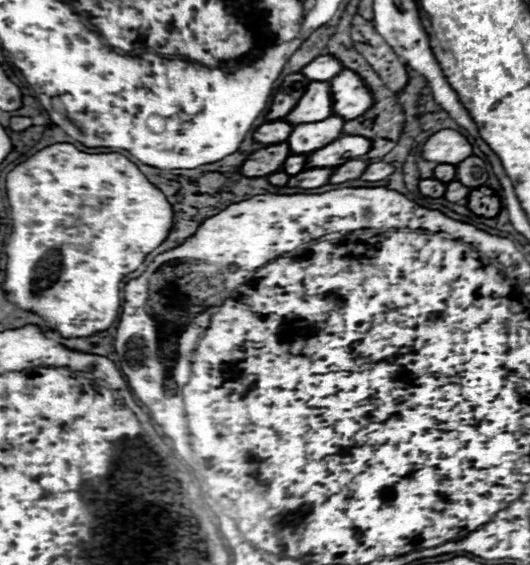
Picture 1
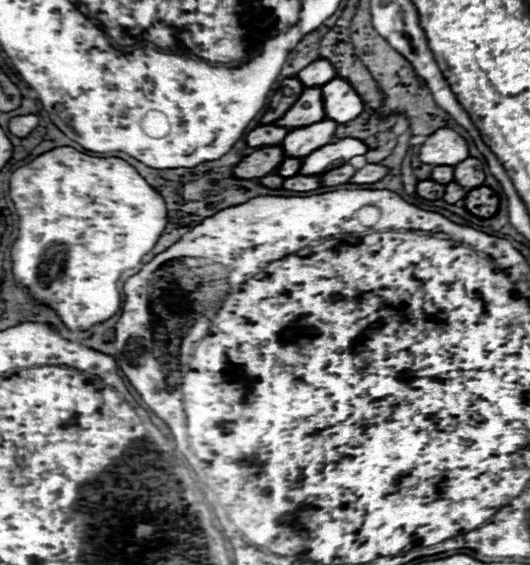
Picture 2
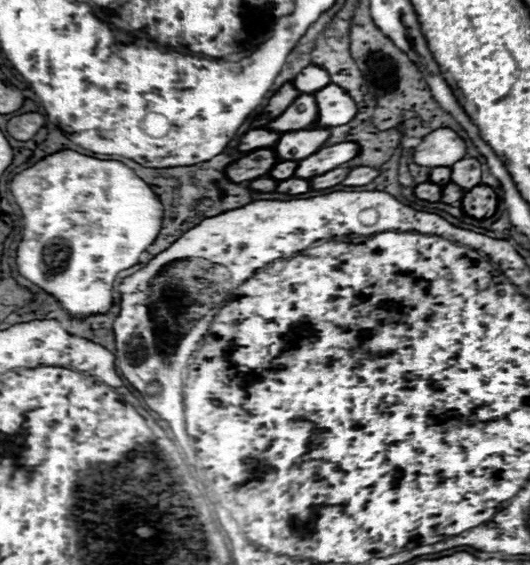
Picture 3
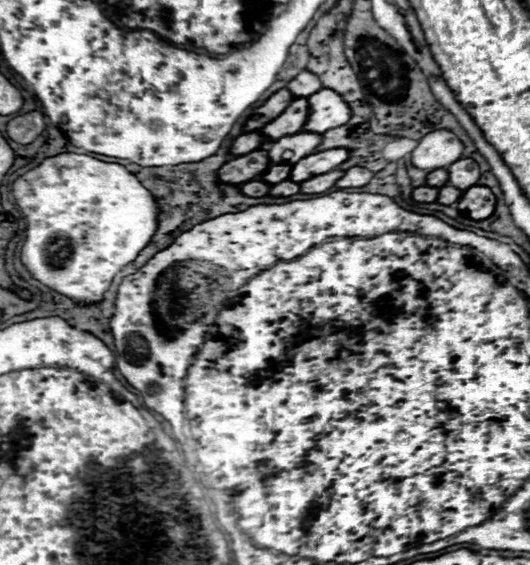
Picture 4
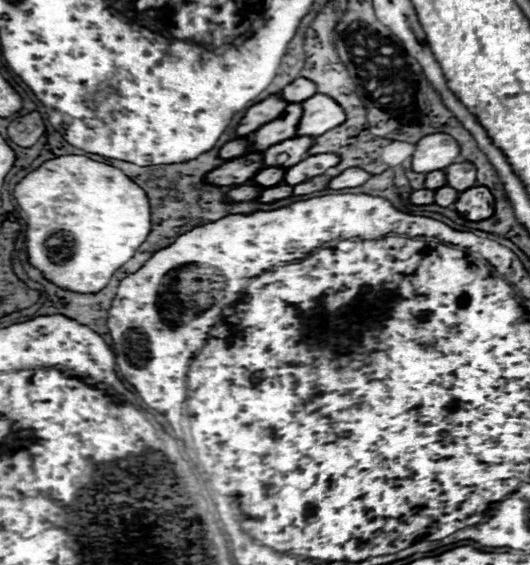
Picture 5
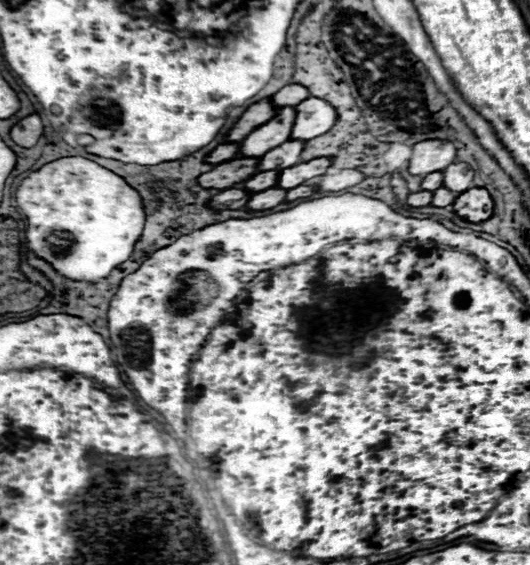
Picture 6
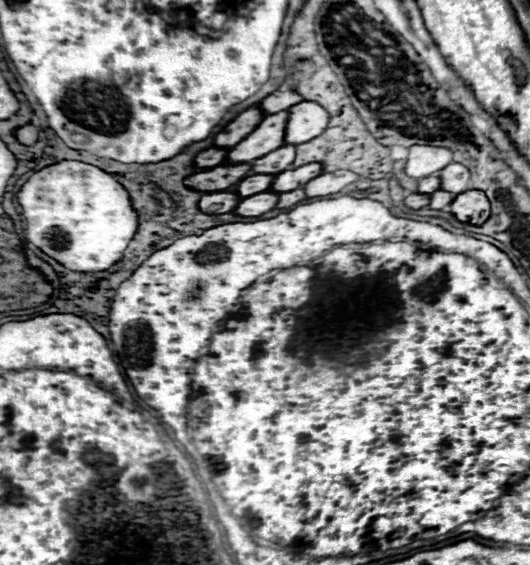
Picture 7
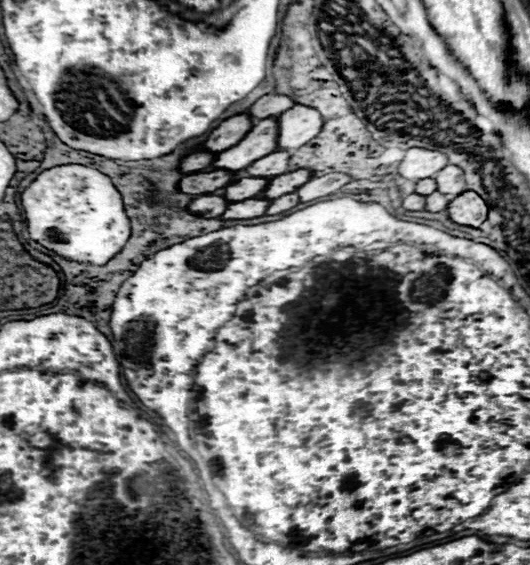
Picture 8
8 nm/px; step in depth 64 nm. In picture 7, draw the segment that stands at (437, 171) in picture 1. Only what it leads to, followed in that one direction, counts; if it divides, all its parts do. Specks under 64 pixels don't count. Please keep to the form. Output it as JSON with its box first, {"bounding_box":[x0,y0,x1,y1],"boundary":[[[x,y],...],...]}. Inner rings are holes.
{"bounding_box":[418,176,440,194],"boundary":[[[428,176],[428,178],[422,178],[418,182],[418,192],[426,192],[426,194],[432,194],[440,188],[440,178],[438,176]]]}

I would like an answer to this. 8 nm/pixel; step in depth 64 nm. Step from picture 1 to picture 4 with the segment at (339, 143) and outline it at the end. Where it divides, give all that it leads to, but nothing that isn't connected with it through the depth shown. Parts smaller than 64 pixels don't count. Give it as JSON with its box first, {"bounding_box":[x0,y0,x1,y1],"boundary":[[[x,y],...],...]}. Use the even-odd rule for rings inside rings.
{"bounding_box":[290,148,350,182],"boundary":[[[330,148],[330,150],[314,154],[314,156],[306,156],[306,160],[300,160],[298,164],[294,164],[294,168],[290,172],[290,180],[304,182],[306,178],[326,174],[326,172],[338,168],[342,162],[346,162],[348,156],[350,156],[348,148]]]}

